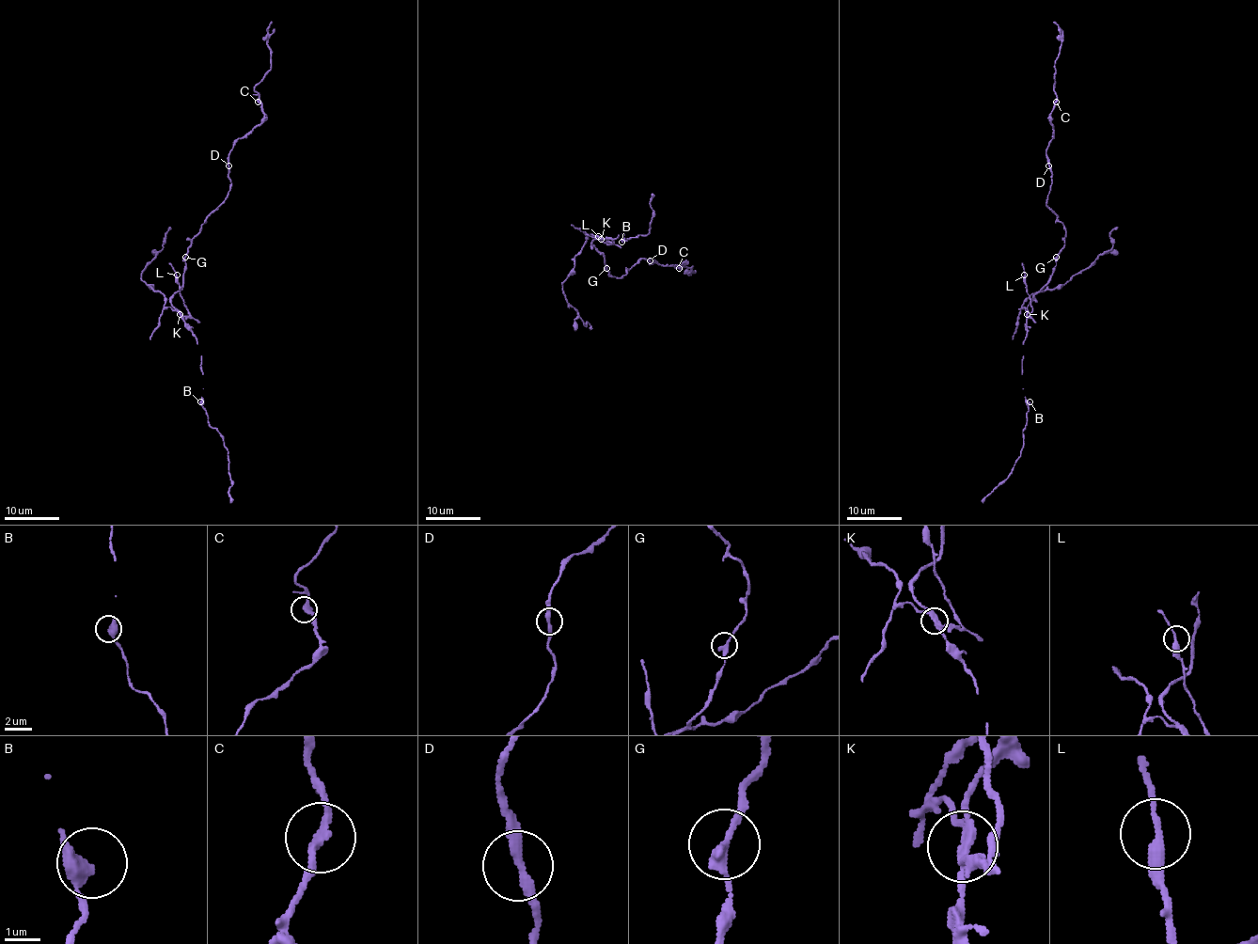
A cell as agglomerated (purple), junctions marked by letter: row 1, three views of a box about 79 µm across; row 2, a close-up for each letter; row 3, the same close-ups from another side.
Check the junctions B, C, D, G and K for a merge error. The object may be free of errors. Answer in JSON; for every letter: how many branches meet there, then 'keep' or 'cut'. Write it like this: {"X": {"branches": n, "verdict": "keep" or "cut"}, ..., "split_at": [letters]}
{"B": {"branches": 2, "verdict": "keep"}, "C": {"branches": 2, "verdict": "keep"}, "D": {"branches": 2, "verdict": "keep"}, "G": {"branches": 2, "verdict": "keep"}, "K": {"branches": 2, "verdict": "cut"}, "split_at": ["K"]}

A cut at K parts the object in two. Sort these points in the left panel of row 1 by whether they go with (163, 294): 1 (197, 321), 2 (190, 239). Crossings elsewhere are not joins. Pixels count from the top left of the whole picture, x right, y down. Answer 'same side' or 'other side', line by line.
1: same side
2: other side

